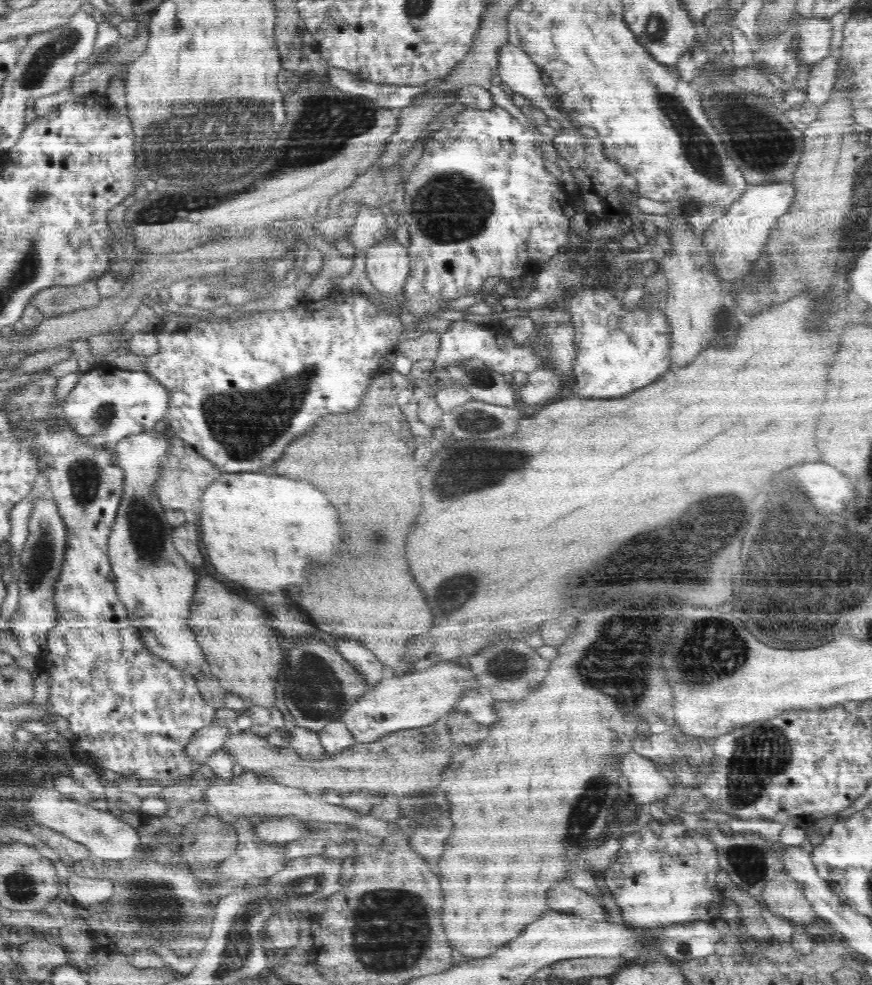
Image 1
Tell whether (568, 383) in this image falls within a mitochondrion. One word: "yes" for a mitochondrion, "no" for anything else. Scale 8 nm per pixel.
no

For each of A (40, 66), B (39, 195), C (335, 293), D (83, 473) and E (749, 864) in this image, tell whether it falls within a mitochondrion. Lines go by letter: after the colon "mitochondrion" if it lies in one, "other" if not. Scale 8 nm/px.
A: mitochondrion
B: mitochondrion
C: other
D: mitochondrion
E: mitochondrion

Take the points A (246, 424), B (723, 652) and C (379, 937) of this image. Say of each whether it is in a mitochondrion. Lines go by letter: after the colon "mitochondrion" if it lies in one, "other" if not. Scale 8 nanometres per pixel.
A: mitochondrion
B: mitochondrion
C: mitochondrion

